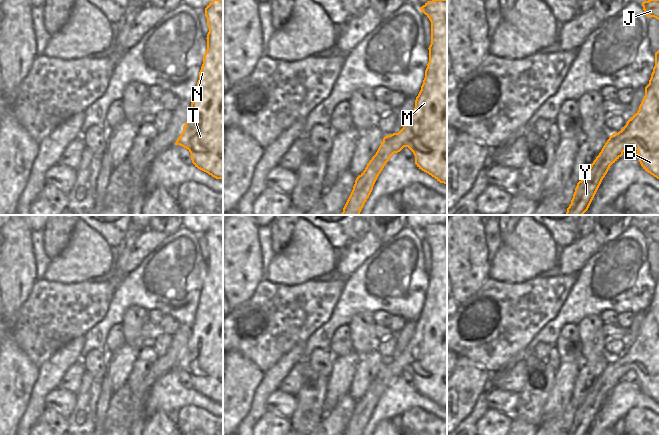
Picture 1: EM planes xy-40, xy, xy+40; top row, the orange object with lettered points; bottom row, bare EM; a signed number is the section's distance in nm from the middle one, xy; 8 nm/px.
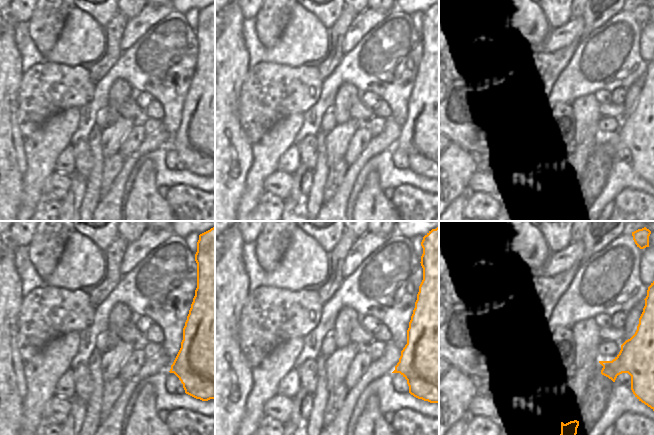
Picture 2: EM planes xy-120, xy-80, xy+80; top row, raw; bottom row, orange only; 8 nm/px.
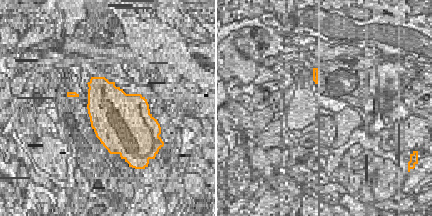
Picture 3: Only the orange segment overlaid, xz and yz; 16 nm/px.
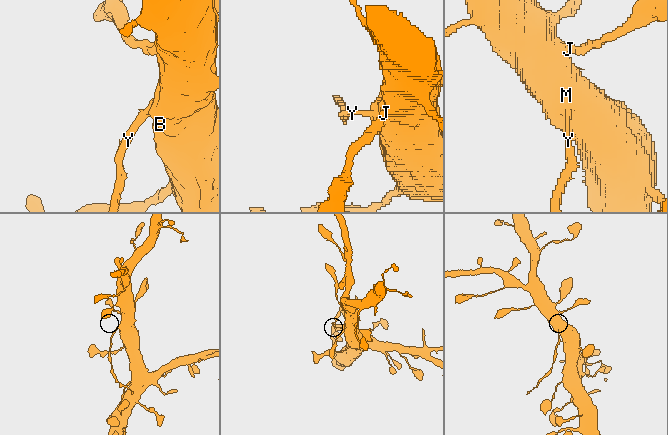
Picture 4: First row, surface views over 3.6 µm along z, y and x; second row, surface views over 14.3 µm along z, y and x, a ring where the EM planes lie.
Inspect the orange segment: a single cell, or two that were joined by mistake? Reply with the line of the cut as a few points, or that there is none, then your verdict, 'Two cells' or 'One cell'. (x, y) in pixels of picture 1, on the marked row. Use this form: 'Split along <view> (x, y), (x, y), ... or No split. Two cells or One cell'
Split along xy (372, 159), (382, 155), (385, 164). Two cells.

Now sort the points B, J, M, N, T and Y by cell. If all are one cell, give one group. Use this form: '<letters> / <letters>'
B J M N T / Y

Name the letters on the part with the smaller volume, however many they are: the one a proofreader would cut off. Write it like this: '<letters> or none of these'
Y

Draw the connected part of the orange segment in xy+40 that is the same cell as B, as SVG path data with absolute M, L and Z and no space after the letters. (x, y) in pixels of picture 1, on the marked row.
M659 50L655 53L655 66L649 84L645 87L645 96L639 110L618 133L613 133L609 137L596 159L600 163L612 165L628 147L634 147L637 150L638 161L643 169L659 179Z

